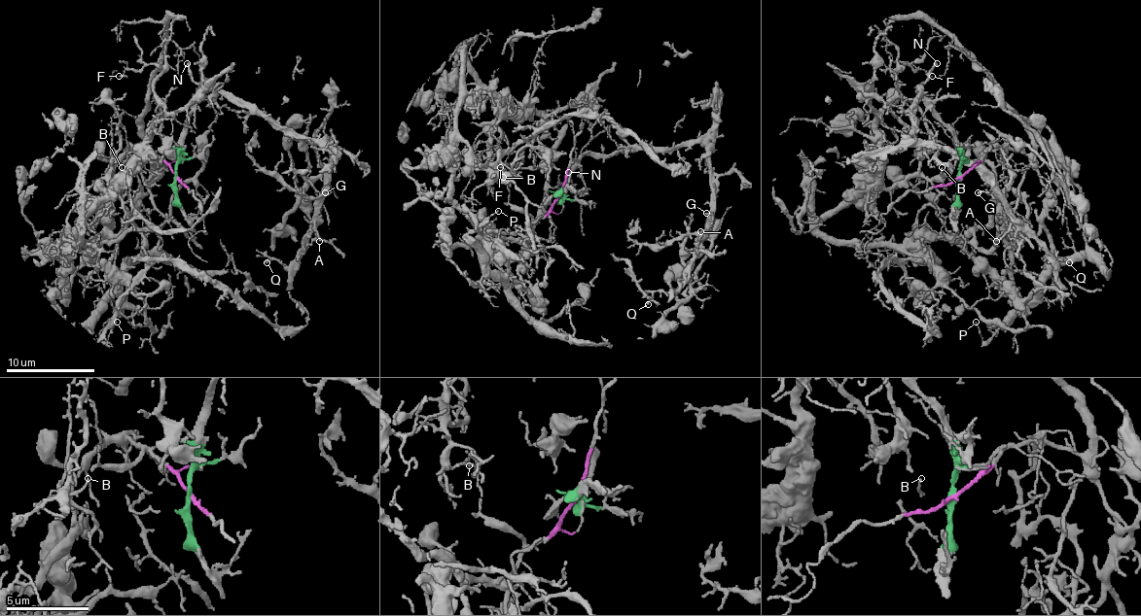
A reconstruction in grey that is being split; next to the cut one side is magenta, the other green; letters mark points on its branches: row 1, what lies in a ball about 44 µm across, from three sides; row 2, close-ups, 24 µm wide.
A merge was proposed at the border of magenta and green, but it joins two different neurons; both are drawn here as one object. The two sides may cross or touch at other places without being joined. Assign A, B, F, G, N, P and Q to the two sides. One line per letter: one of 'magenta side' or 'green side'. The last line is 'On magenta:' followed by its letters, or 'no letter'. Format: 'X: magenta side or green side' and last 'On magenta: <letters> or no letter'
A: green side
B: magenta side
F: magenta side
G: green side
N: green side
P: magenta side
Q: green side
On magenta: B, F, P

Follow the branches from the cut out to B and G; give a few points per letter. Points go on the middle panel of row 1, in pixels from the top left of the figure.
B: (558, 193), (515, 238), (481, 226), (452, 198), (461, 53), (492, 100), (492, 176), (503, 178)
G: (556, 193), (584, 154), (612, 155), (698, 142), (708, 152), (712, 191), (710, 226), (712, 216), (705, 214)

